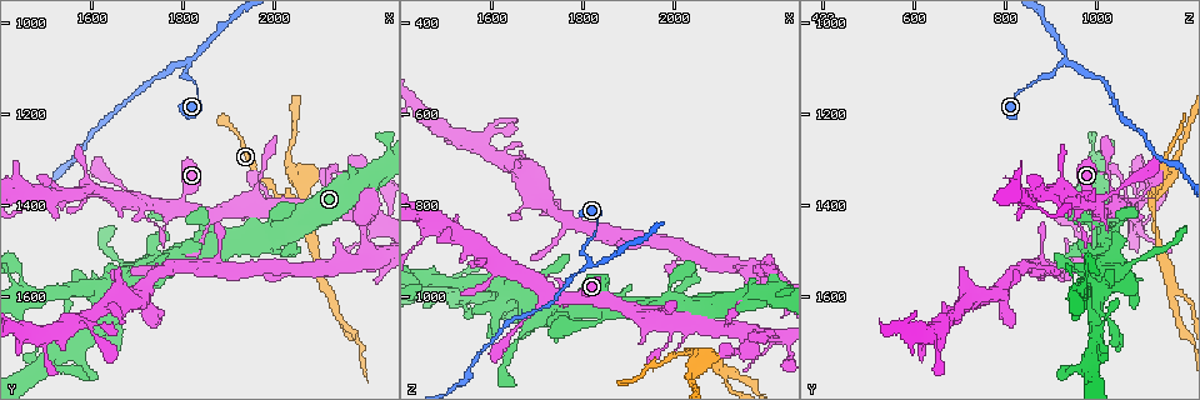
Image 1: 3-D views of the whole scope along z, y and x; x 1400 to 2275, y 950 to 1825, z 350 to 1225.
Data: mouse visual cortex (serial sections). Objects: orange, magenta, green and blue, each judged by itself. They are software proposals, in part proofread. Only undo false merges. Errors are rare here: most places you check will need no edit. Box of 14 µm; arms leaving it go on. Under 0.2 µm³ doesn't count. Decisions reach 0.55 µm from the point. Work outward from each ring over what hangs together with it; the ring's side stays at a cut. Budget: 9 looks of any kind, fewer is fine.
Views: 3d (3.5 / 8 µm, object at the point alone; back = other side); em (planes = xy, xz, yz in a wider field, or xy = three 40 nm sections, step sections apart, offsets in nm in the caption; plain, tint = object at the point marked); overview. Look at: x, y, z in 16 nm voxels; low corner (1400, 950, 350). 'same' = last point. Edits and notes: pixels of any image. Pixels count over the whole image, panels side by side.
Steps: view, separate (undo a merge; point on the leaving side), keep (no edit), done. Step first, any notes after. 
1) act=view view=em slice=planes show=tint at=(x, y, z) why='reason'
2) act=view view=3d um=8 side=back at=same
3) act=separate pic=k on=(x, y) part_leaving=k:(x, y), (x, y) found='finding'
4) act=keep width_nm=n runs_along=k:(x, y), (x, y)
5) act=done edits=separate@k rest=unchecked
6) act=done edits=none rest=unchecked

act=view view=3d um=8 at=(2075, 1470, 1135) why='sharp bend'

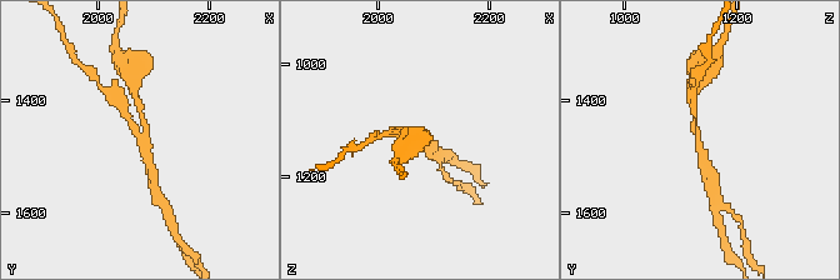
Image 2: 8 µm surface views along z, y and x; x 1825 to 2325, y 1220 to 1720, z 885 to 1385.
act=view view=3d um=3.5 at=(2080, 1465, 1130) why='zoom in'

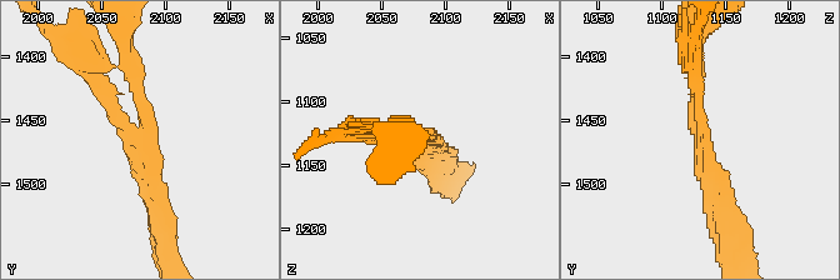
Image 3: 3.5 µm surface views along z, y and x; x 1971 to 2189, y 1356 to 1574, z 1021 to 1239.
act=keep runs_along=3:(89, 74), (135, 143), (146, 128), (135, 66) found='continuous, no second cell'

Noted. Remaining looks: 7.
act=view view=3d um=3.5 at=(2115, 1580, 1165) why='two arms in line, one across'

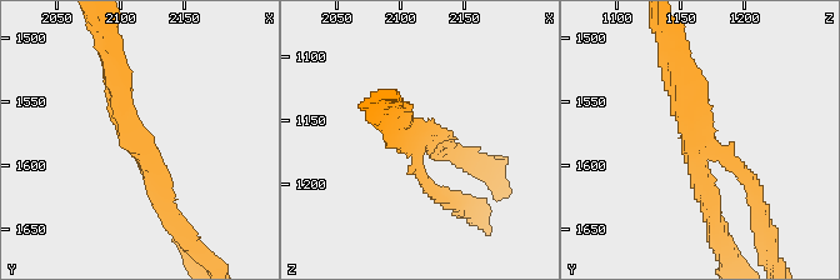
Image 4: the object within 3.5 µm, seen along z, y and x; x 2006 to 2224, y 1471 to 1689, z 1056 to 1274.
act=view view=em slice=xy step=5 show=tint at=(2108, 1584, 1158) arms=3 arm_widths_nm=100,200,200

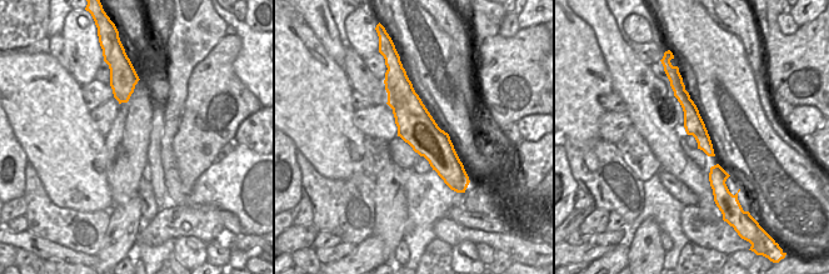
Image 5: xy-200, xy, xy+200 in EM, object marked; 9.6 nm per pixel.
act=keep found='continuous, no second cell'

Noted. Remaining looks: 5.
act=view view=3d um=3.5 side=back at=(1950, 1410, 1045)

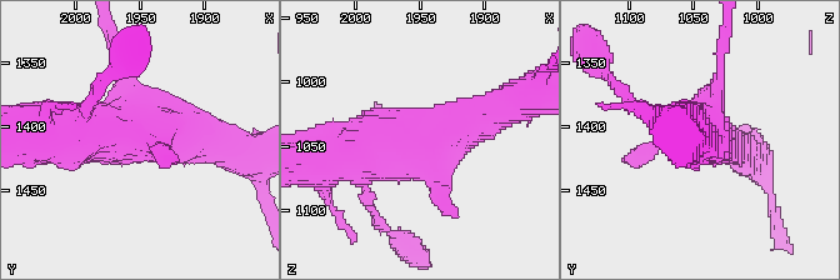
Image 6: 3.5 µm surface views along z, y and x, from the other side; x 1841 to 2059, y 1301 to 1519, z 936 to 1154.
act=view view=em slice=planes show=tint at=(1952, 1404, 1044) why='now the EM'

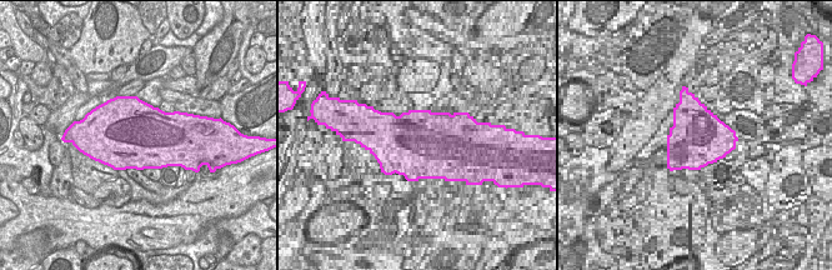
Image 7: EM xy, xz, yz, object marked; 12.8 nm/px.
act=keep runs_along=6:(495, 109), (430, 138), (334, 154) found='continuous, no second cell'

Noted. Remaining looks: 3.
act=view view=3d um=8 at=(1480, 1595, 960) why='three arms meet'

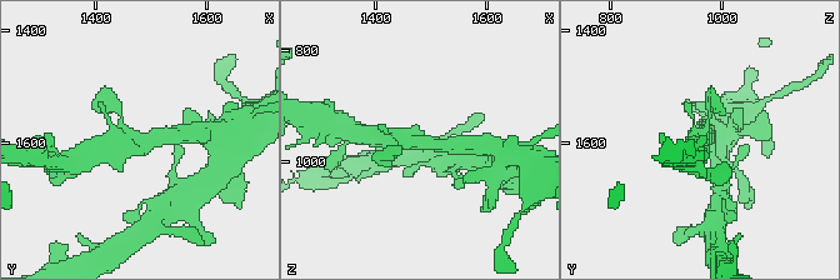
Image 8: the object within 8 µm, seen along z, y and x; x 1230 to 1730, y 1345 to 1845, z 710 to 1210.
act=view view=em slice=xy step=5 show=tint at=(1475, 1600, 960) why='shape alone is not enough'

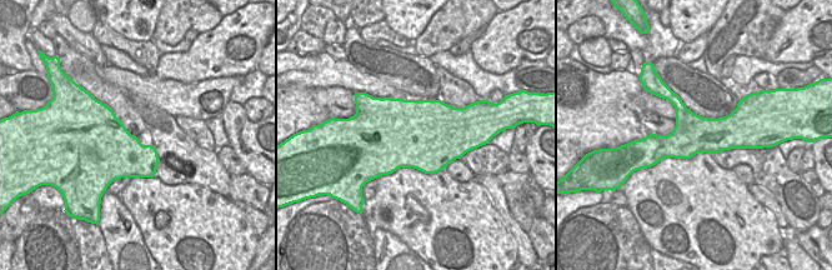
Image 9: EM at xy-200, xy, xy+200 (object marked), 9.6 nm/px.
act=keep runs_along=9:(746, 128), (685, 141), (646, 140) found='all the same cell'

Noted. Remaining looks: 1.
act=done edits=none rest=unchecked

